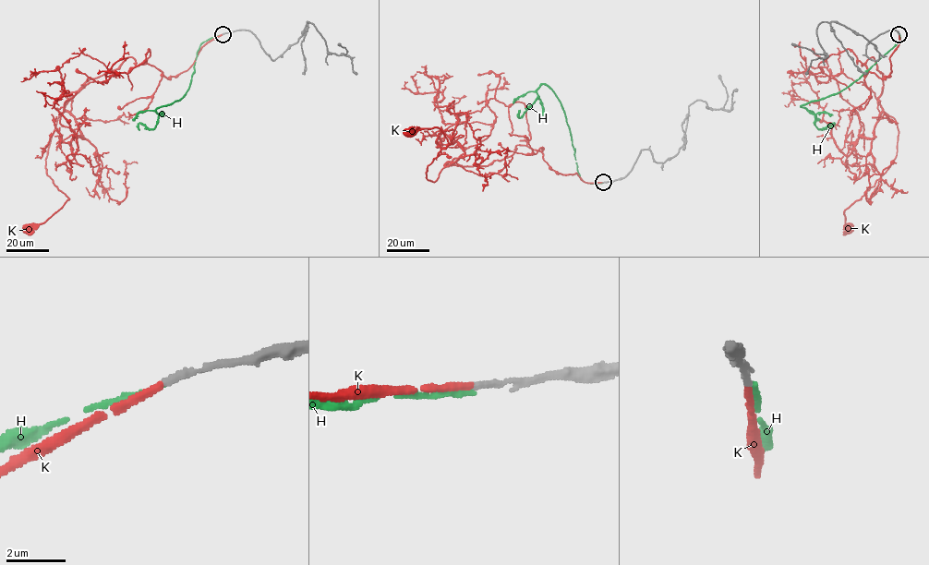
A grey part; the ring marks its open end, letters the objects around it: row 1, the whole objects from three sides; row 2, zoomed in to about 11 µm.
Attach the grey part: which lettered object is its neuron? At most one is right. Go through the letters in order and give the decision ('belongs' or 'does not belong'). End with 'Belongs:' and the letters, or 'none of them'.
H: does not belong
K: belongs
Belongs: K

